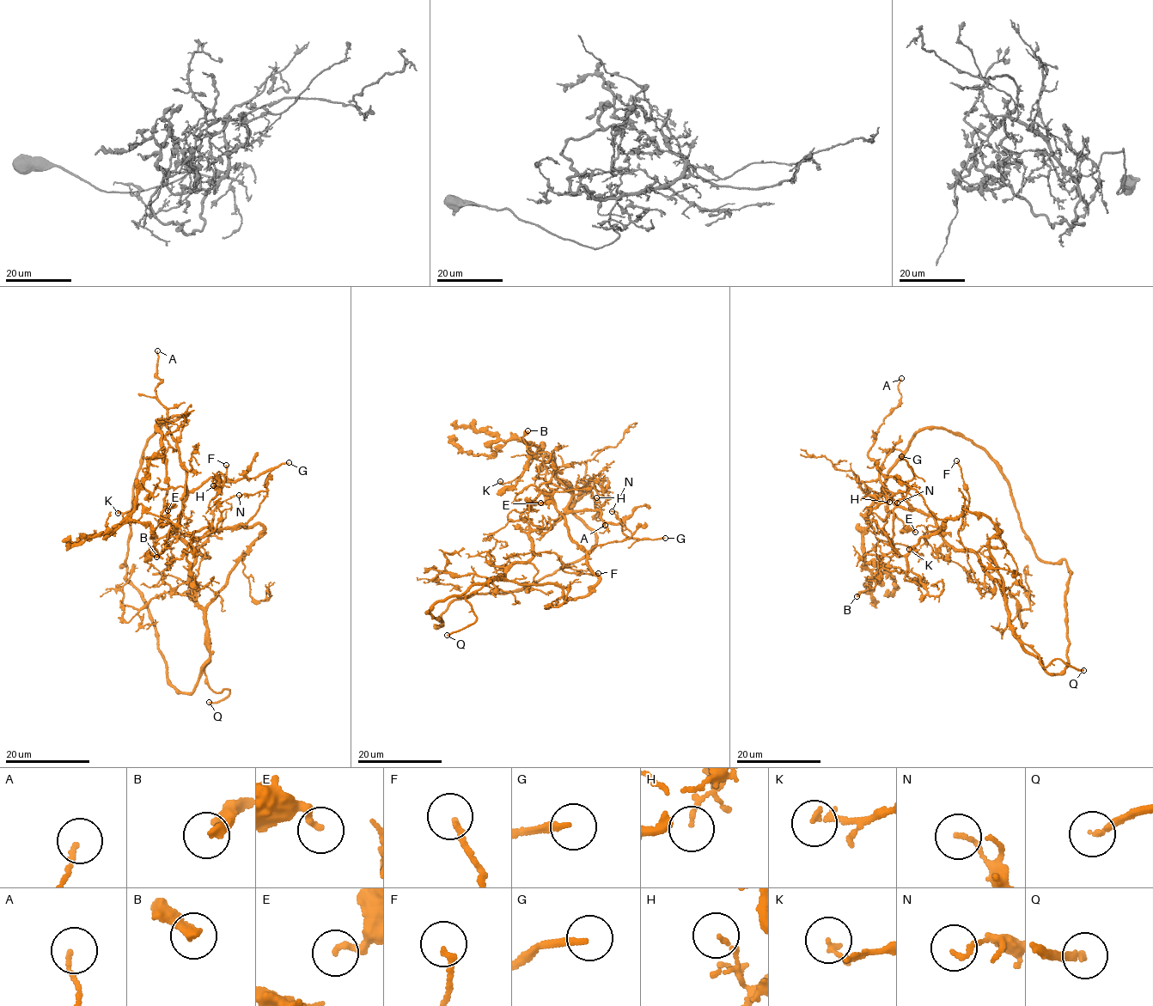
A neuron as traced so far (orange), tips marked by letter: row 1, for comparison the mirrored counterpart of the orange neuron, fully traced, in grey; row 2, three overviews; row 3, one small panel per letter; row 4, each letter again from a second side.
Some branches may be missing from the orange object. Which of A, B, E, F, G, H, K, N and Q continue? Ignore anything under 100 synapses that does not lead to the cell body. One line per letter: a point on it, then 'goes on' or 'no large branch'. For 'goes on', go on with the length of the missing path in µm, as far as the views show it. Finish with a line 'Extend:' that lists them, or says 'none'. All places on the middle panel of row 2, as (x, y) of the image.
A: at (605, 525); no large branch
B: at (527, 430); no large branch
E: at (540, 502); no large branch
F: at (598, 573); no large branch
G: at (665, 538); no large branch
H: at (596, 497); no large branch
K: at (500, 481); no large branch
N: at (612, 511); no large branch
Q: at (447, 635); goes on; about 60 µm are missing
Extend: Q

